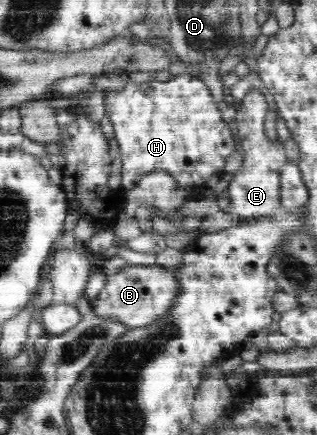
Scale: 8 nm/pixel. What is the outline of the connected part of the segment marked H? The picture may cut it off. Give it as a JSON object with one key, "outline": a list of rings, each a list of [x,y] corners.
{"outline":[[[184,73],[182,75],[178,75],[178,77],[174,77],[168,81],[159,82],[159,81],[151,81],[144,83],[135,83],[131,80],[125,85],[122,91],[109,91],[107,90],[107,94],[105,95],[105,106],[106,106],[106,115],[109,117],[112,122],[112,126],[114,126],[114,134],[116,140],[118,140],[118,146],[121,151],[122,157],[122,183],[121,185],[127,190],[132,189],[139,181],[143,175],[149,174],[151,171],[156,170],[164,170],[166,172],[170,172],[174,178],[176,178],[176,182],[178,182],[178,186],[180,188],[186,188],[187,190],[196,191],[199,186],[204,185],[207,179],[210,179],[213,175],[224,172],[224,163],[226,163],[226,157],[228,157],[237,146],[237,139],[235,136],[235,129],[232,125],[228,125],[226,121],[222,118],[220,114],[220,109],[218,108],[218,104],[214,101],[214,97],[210,94],[210,90],[208,86],[200,80],[198,77],[194,77],[194,75],[190,73]]]}

